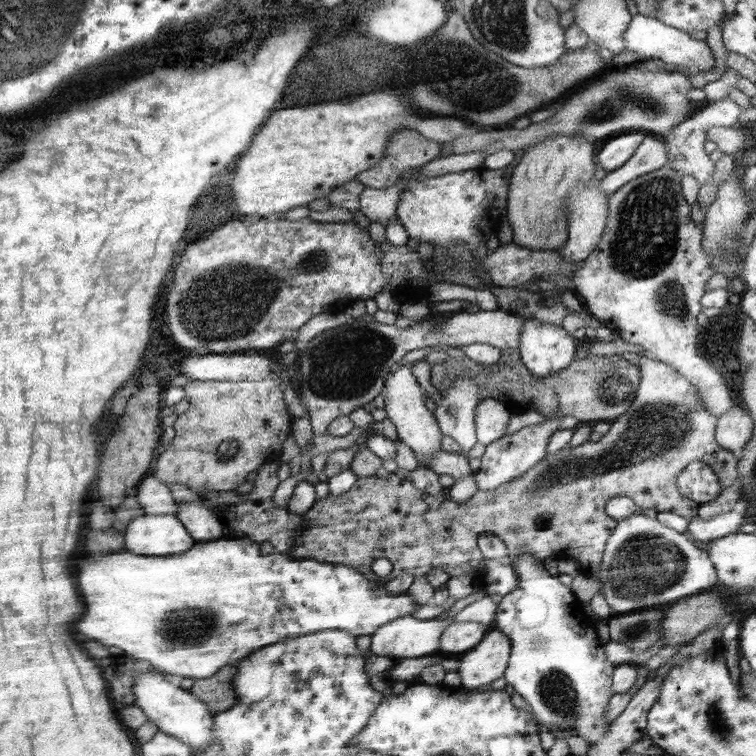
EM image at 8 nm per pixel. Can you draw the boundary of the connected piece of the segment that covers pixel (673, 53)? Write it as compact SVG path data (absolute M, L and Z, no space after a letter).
M640 13L634 15L623 37L627 42L625 50L636 52L640 62L659 58L663 62L663 67L691 68L691 66L696 66L697 70L703 73L711 72L716 67L716 58L705 40L696 40L687 32L672 28L656 17L644 16Z

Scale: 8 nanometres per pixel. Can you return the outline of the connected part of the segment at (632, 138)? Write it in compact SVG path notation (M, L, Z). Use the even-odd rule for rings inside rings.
M638 131L637 133L626 133L626 135L620 135L612 137L604 146L602 151L598 152L598 165L606 172L612 172L612 170L618 170L628 162L628 159L634 155L634 152L644 138L646 132Z

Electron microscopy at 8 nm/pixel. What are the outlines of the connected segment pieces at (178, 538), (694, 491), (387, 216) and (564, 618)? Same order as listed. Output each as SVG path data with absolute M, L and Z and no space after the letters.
M144 513L135 516L123 532L125 550L138 552L138 556L176 556L185 554L197 544L197 540L176 515L152 515Z
M694 461L681 472L678 486L683 495L694 499L698 504L709 503L723 494L721 481L710 465Z
M406 180L399 181L391 188L376 189L365 186L364 189L359 198L359 210L364 213L364 216L372 223L380 223L384 226L397 221L396 209L400 203L400 195L406 189Z
M524 551L513 564L519 578L518 586L512 588L510 594L503 596L502 601L497 604L496 617L494 618L492 627L496 630L500 630L502 634L506 634L508 640L510 640L509 667L506 668L504 678L507 683L507 688L518 693L524 698L526 703L528 703L534 716L537 716L540 726L548 728L550 726L556 726L558 729L565 726L565 728L571 730L571 734L584 738L584 740L586 740L586 742L592 747L593 744L597 744L597 742L607 734L607 730L609 730L609 726L611 726L612 723L605 721L605 716L603 714L607 712L606 707L608 707L610 699L612 699L612 670L616 667L614 664L610 664L610 661L608 661L608 658L604 655L605 651L603 645L600 644L600 640L596 638L596 628L594 628L592 622L588 622L588 616L584 614L582 604L574 598L573 590L570 586L562 584L558 579L558 576L553 576L548 573L544 567L541 568L540 564L541 560L538 557Z

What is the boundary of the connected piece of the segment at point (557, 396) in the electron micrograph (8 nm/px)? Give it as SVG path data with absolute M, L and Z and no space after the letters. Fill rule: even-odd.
M502 349L502 356L500 357L500 360L495 365L483 365L480 363L475 363L472 360L466 360L464 361L462 357L456 357L456 358L450 358L450 360L446 360L446 362L440 362L440 364L431 364L431 384L437 388L440 392L442 392L446 386L450 386L452 382L454 382L459 376L462 377L472 377L479 386L479 393L481 394L482 398L486 399L496 399L500 402L503 402L509 409L511 409L511 412L514 413L516 411L522 412L524 409L536 409L536 411L540 412L544 418L564 418L564 417L574 417L579 422L588 422L588 421L604 421L604 422L614 422L616 421L621 415L625 415L626 412L630 412L631 408L633 407L633 403L635 400L637 400L637 392L638 387L641 386L641 380L642 380L642 371L639 369L639 366L637 364L631 364L629 361L626 361L624 357L620 355L604 355L604 356L598 356L596 354L590 354L587 355L584 359L578 359L573 360L572 363L570 363L569 367L564 368L562 371L555 372L554 374L551 374L549 378L538 378L537 376L534 376L532 372L529 371L528 368L525 367L524 361L521 359L521 355L518 349ZM463 364L469 364L471 367L471 373L468 373L467 376L463 376Z

